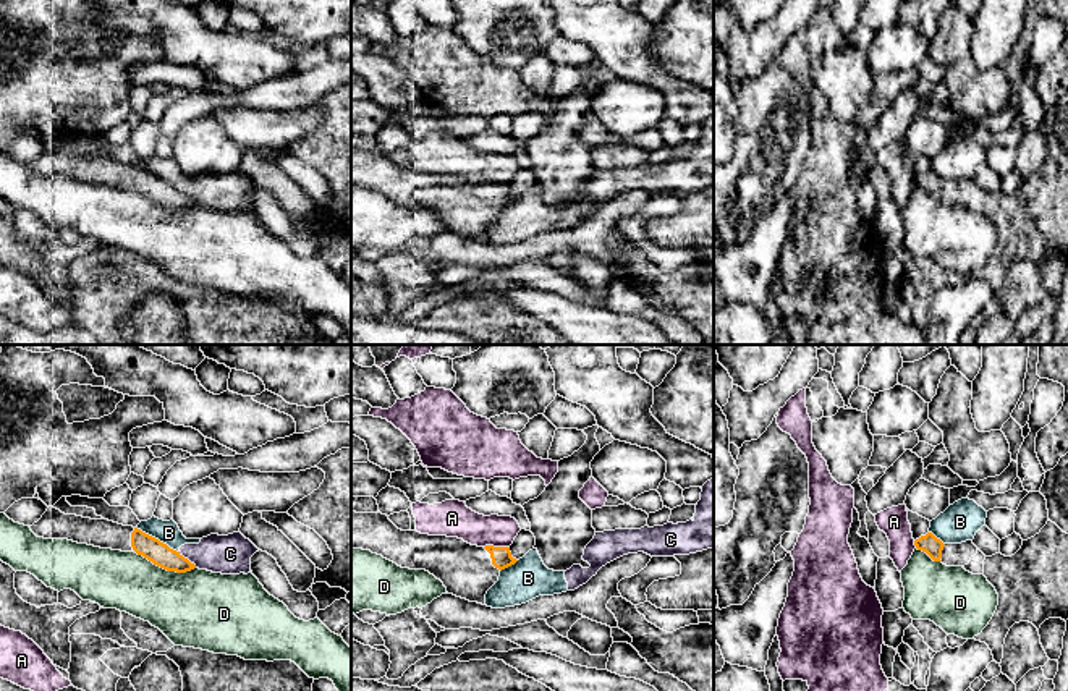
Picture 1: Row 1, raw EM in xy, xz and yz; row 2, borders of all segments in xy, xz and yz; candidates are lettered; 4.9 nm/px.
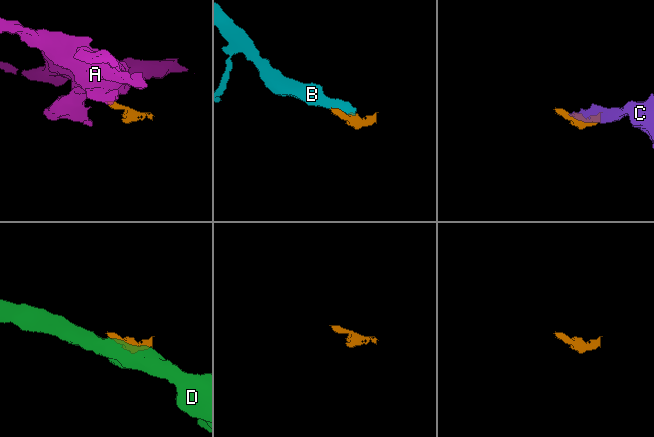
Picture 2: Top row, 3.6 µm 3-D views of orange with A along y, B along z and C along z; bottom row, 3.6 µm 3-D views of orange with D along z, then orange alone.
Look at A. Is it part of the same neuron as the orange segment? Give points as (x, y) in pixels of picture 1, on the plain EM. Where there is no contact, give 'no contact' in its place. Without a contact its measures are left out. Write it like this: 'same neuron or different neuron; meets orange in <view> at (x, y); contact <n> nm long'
different neuron; meets orange in xz at (495, 185); contact 130 nm long

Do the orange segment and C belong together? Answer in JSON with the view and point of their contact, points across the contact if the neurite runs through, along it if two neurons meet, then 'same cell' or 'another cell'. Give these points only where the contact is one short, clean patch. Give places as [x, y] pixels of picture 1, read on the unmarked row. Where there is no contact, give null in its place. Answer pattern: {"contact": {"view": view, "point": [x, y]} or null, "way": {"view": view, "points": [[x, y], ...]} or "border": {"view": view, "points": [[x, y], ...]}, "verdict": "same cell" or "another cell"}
{"contact": {"view": "xy", "point": [186, 196]}, "border": {"view": "xy", "points": [[178, 188], [196, 204]]}, "verdict": "another cell"}

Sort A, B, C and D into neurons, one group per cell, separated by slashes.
A / B C / D

